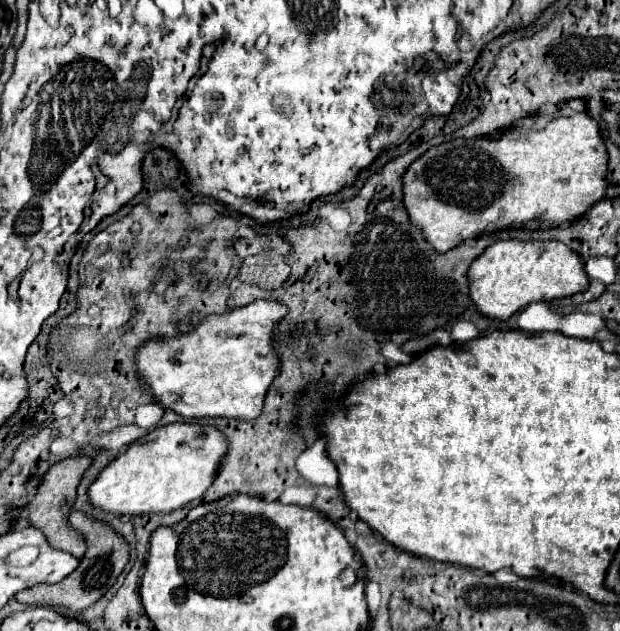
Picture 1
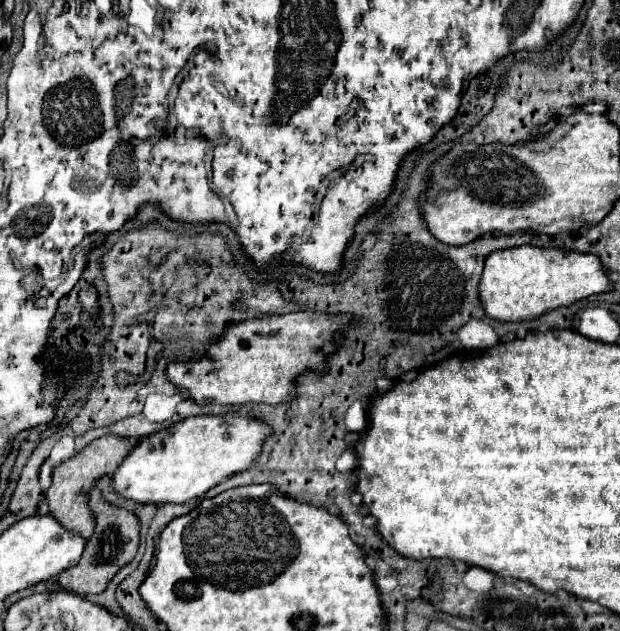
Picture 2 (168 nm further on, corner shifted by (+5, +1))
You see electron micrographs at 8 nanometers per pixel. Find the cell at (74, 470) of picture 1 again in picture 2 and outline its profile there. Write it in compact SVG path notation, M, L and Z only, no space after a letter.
M103 435L103 437L95 439L93 443L89 443L85 449L81 449L75 457L71 457L69 461L55 467L53 483L45 491L45 499L49 505L51 517L55 517L57 523L61 527L65 527L67 531L71 531L73 535L81 535L83 539L89 539L95 523L93 523L93 515L87 507L87 495L89 495L91 487L95 485L95 481L101 475L113 473L131 449L133 449L133 443L129 443L127 439L117 437L117 435Z

